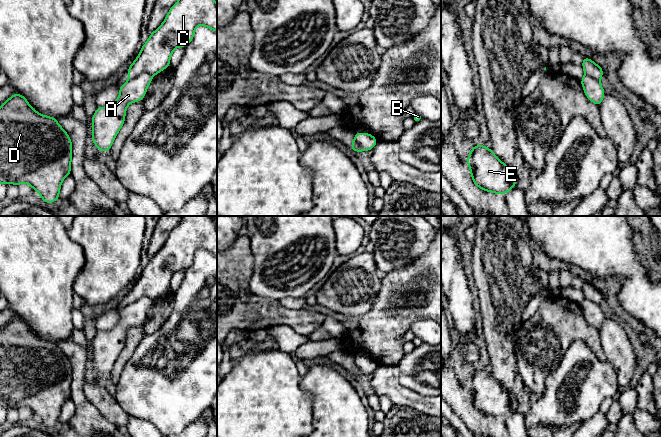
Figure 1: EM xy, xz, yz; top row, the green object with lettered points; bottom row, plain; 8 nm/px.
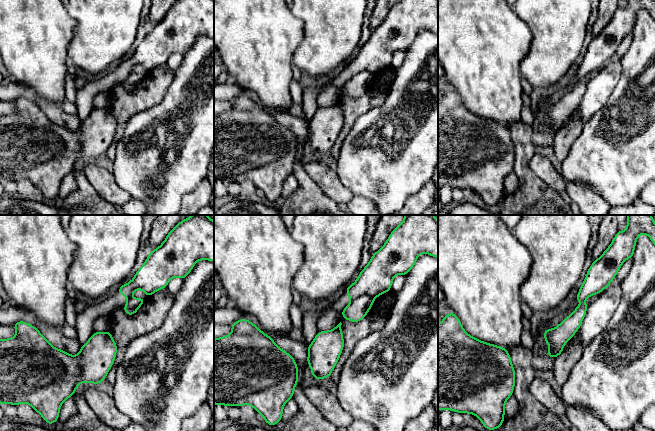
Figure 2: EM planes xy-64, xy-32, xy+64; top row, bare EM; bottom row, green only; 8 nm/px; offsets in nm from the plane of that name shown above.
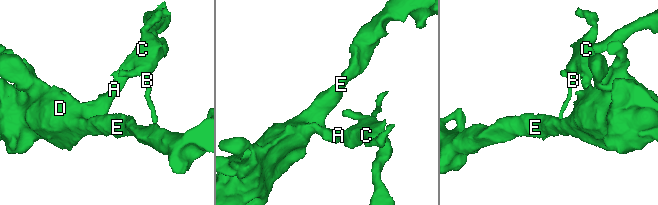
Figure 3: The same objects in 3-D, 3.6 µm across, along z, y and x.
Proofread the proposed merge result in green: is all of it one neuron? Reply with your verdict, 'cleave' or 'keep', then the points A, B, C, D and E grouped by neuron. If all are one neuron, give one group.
cleave; A D E / B C

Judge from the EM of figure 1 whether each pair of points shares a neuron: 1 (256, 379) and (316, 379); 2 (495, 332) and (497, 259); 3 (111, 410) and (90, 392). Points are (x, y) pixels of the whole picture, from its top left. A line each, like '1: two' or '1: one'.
1: two
2: one
3: one

